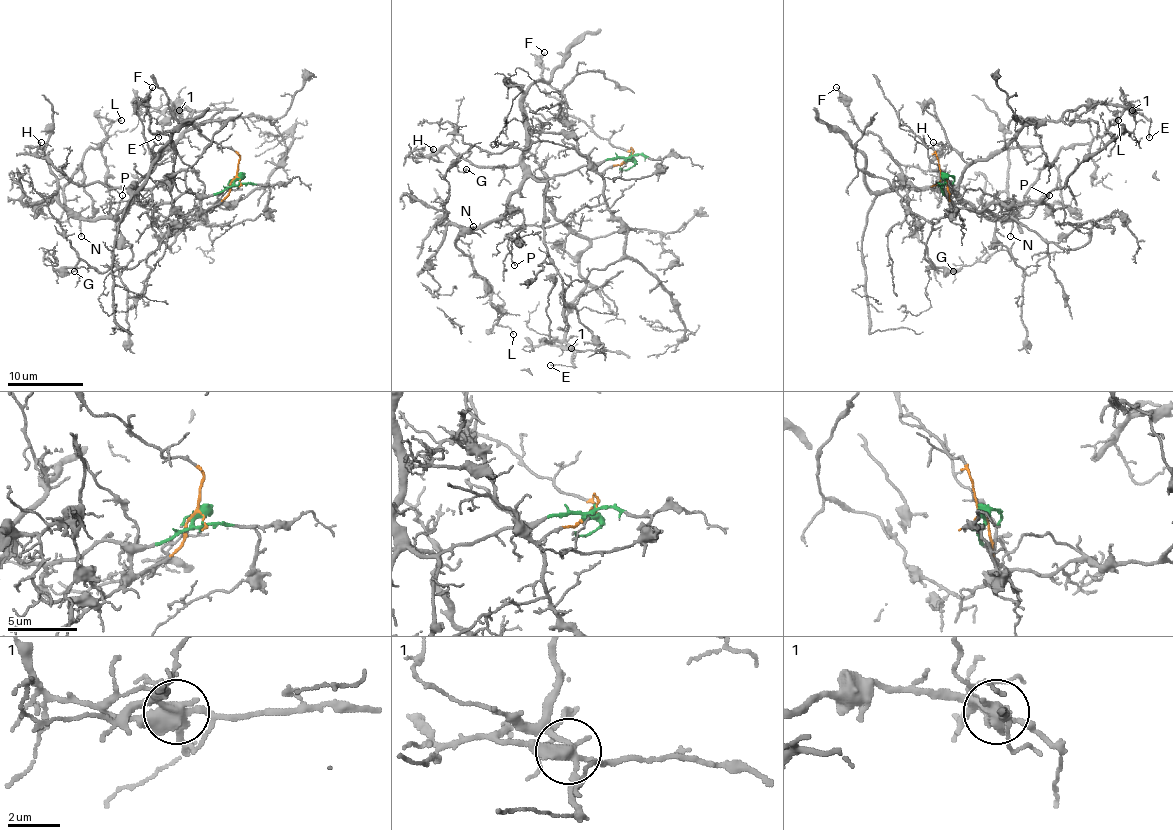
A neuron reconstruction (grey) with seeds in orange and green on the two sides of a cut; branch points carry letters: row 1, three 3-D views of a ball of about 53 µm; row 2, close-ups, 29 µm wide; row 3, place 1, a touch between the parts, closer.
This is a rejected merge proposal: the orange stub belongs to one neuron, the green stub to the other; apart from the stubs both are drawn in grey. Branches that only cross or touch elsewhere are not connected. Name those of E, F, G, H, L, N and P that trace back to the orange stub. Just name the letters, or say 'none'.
G, P

